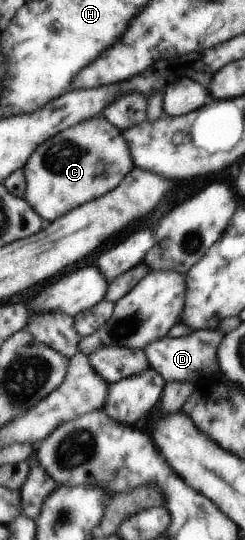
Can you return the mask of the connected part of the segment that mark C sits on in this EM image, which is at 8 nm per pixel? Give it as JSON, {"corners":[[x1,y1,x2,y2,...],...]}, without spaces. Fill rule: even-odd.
{"corners":[[98,116,53,136,41,144,25,166,29,205,50,223,61,219,75,208,104,196,133,169,127,144,121,131],[97,166,104,166,103,177,97,176]]}

